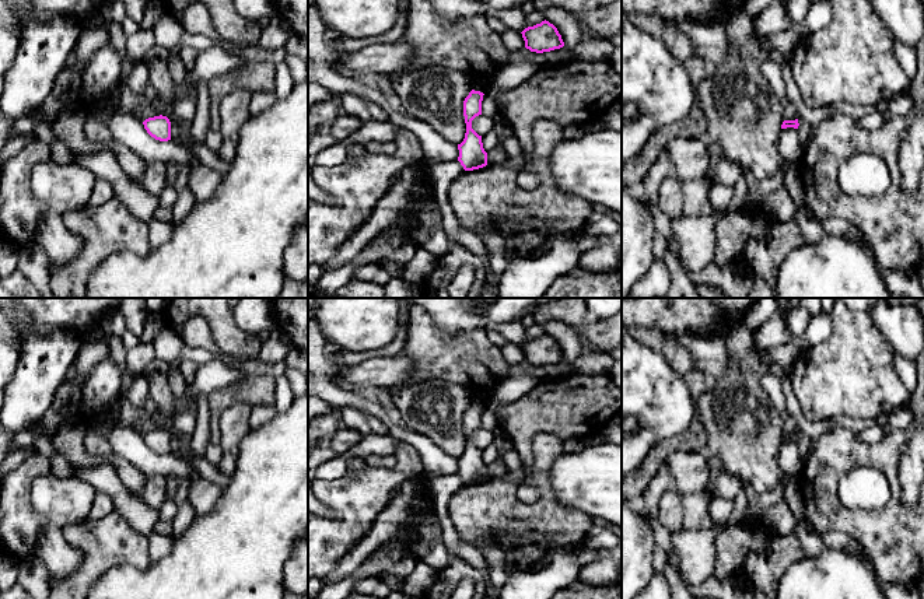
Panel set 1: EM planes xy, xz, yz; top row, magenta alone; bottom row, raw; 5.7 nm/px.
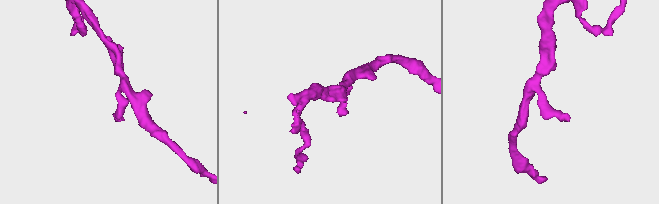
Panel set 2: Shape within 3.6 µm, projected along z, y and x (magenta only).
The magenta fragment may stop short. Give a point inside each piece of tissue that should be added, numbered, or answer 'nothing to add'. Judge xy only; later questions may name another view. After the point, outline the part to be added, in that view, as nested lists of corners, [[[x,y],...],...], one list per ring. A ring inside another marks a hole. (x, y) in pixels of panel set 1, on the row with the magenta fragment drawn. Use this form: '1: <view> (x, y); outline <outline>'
nothing to add

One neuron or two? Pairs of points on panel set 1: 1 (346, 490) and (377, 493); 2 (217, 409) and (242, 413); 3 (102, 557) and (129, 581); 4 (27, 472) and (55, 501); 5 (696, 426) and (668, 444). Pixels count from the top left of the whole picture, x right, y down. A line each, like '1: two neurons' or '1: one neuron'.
1: one neuron
2: two neurons
3: two neurons
4: two neurons
5: one neuron

